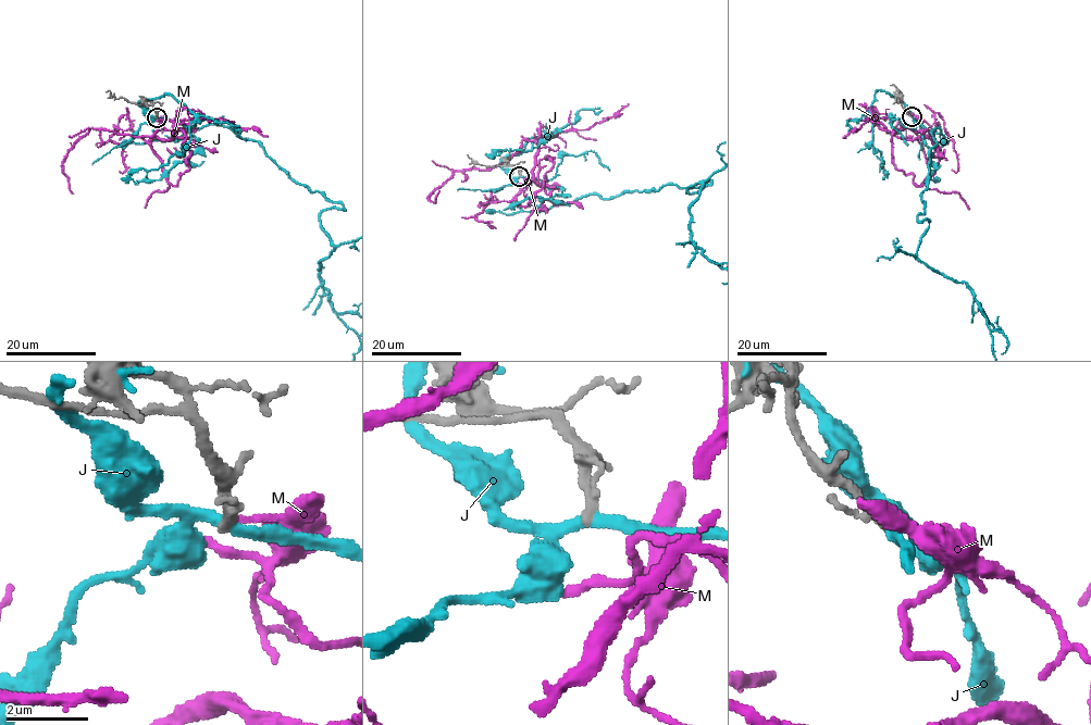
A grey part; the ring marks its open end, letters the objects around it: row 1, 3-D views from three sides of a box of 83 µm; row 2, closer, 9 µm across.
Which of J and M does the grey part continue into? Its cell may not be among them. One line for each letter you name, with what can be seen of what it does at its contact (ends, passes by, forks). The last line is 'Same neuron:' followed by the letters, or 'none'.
Same neuron: none

